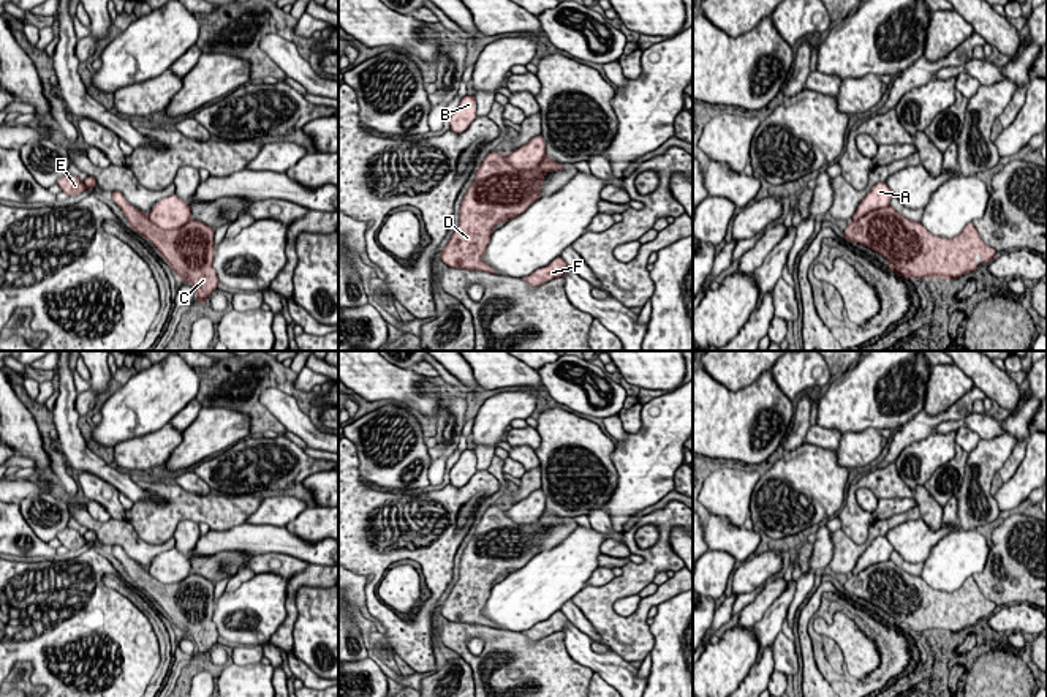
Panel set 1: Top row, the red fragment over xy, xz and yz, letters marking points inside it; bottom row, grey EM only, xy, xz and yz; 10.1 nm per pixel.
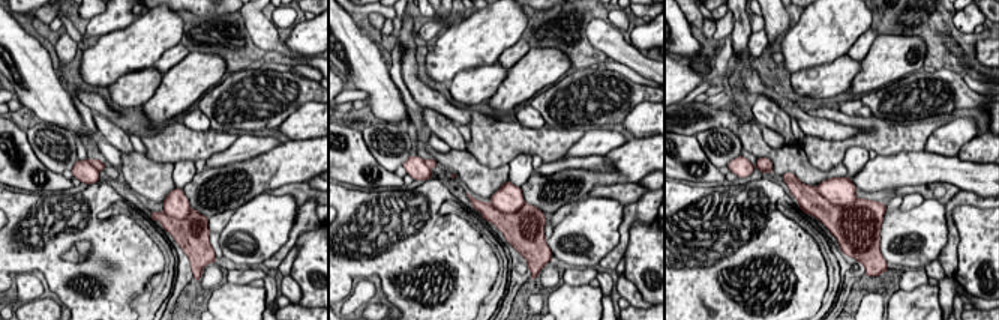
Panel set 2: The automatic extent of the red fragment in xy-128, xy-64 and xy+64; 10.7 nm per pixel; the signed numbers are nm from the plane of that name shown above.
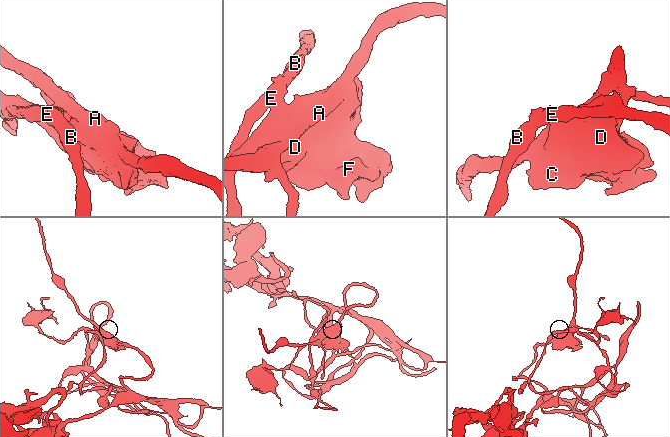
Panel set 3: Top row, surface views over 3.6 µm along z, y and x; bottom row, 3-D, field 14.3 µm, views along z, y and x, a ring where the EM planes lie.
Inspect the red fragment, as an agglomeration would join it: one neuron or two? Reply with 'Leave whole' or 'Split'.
Split

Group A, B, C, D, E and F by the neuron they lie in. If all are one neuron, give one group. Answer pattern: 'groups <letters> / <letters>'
groups A B E / C D F

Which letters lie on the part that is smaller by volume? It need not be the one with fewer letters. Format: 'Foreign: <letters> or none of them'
Foreign: C, D, F

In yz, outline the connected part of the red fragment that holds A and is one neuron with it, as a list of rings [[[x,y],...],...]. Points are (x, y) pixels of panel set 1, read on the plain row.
[[[886,536],[876,537],[857,559],[851,575],[857,575],[860,571],[870,567],[871,564],[890,559],[892,552],[894,548]]]

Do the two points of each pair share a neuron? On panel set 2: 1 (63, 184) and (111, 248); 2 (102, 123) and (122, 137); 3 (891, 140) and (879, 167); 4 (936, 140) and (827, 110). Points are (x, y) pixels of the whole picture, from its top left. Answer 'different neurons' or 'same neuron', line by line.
1: different neurons
2: same neuron
3: different neurons
4: different neurons

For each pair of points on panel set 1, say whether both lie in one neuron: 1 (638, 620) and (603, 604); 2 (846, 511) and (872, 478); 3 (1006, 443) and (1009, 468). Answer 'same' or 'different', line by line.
1: same
2: same
3: different

